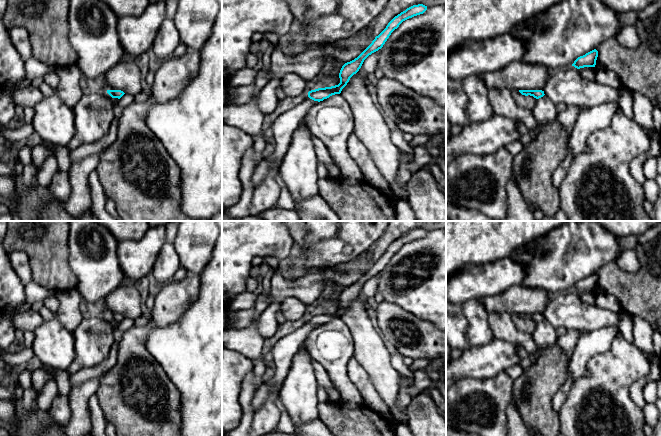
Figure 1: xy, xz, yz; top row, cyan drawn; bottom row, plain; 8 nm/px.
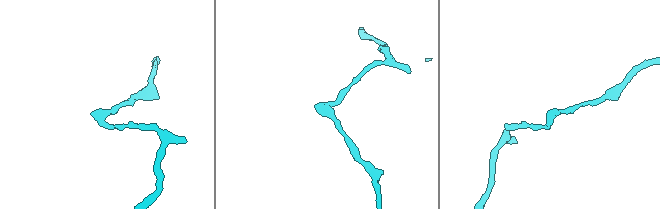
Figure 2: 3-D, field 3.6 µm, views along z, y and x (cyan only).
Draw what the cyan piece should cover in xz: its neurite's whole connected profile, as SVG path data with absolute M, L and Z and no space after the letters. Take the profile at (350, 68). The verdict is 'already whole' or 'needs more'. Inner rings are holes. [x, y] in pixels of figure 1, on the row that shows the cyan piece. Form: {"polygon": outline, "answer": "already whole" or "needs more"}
{"polygon": "M423 4L413 5L395 16L386 26L386 28L375 37L372 43L354 60L345 63L339 73L340 83L335 86L318 88L308 92L308 97L314 101L323 101L332 95L340 94L342 89L347 85L350 78L356 74L361 68L364 60L372 53L383 47L391 33L399 27L399 25L414 16L423 14L427 10L427 6Z", "answer": "already whole"}

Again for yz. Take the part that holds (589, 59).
{"polygon": "M596 49L586 53L583 56L578 57L572 66L577 69L584 68L584 67L595 67L596 60L598 57L598 51Z", "answer": "already whole"}

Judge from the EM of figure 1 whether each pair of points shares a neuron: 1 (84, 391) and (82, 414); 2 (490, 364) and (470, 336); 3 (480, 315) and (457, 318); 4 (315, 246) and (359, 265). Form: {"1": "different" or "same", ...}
{"1": "same", "2": "different", "3": "same", "4": "different"}

